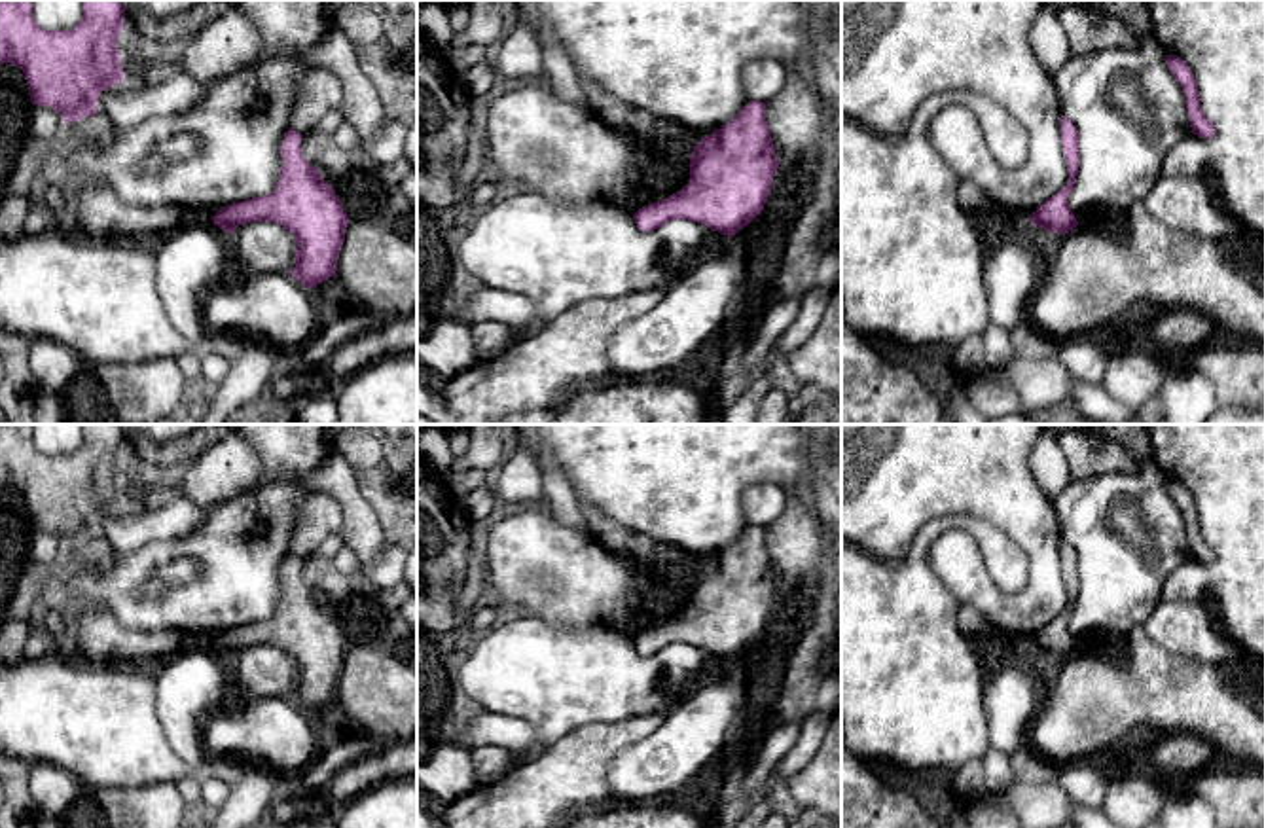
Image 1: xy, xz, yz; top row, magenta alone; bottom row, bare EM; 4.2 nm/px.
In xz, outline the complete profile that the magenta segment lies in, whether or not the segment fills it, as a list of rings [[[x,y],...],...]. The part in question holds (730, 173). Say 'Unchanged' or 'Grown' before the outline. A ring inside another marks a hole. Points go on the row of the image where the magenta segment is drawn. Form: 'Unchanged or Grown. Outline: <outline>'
Unchanged. Outline: [[[750,100],[733,119],[694,146],[688,184],[642,207],[633,220],[641,231],[688,220],[730,239],[760,214],[777,169],[766,104]]]

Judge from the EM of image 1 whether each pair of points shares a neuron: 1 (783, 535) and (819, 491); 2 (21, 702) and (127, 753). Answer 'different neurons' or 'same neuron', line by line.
1: different neurons
2: same neuron

